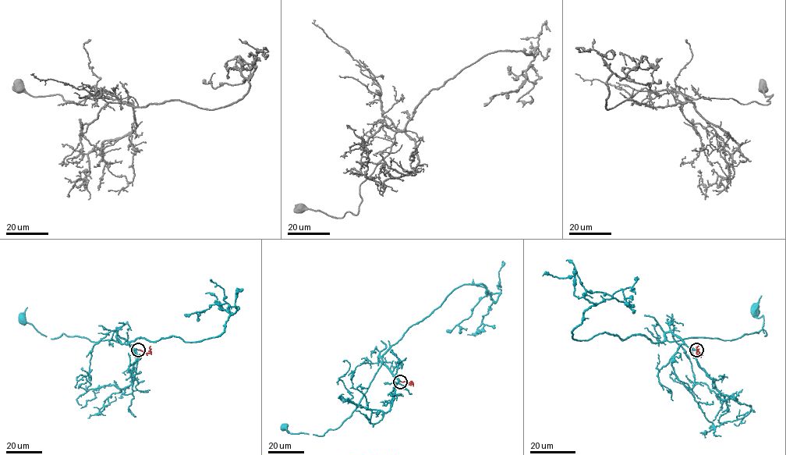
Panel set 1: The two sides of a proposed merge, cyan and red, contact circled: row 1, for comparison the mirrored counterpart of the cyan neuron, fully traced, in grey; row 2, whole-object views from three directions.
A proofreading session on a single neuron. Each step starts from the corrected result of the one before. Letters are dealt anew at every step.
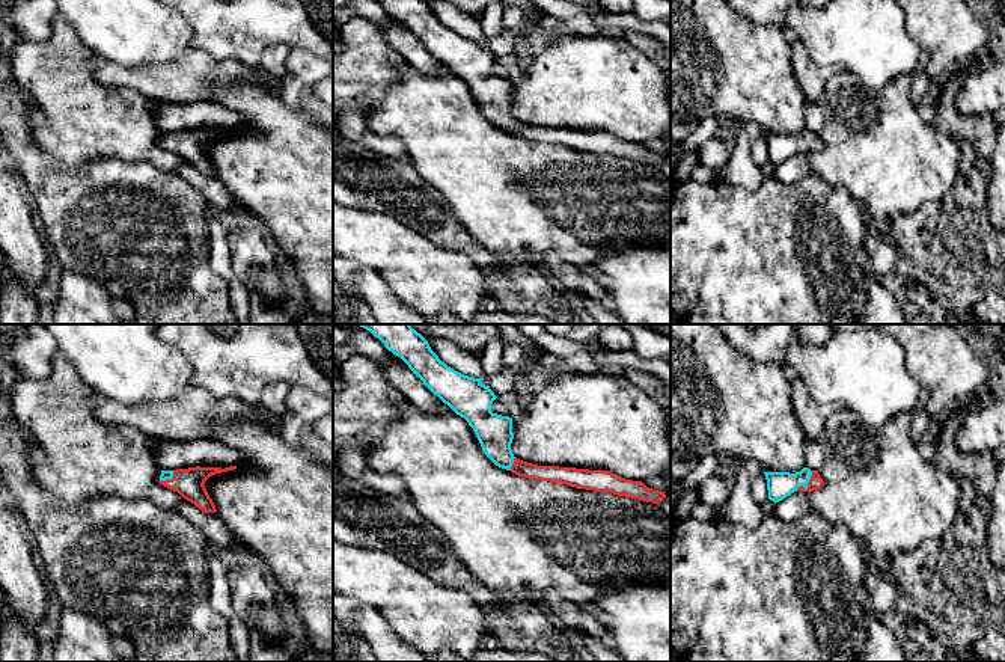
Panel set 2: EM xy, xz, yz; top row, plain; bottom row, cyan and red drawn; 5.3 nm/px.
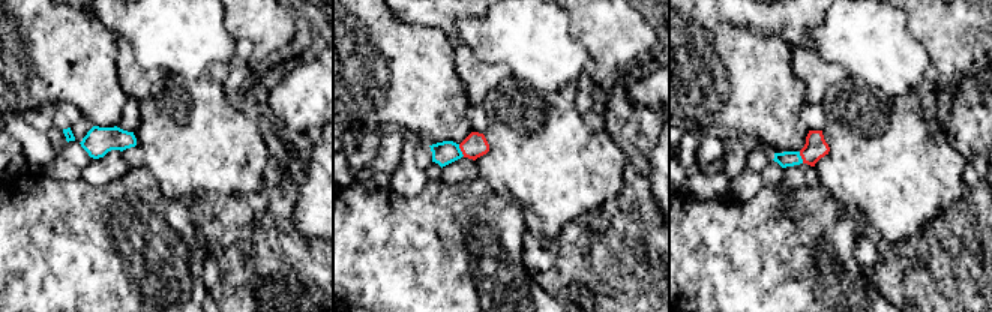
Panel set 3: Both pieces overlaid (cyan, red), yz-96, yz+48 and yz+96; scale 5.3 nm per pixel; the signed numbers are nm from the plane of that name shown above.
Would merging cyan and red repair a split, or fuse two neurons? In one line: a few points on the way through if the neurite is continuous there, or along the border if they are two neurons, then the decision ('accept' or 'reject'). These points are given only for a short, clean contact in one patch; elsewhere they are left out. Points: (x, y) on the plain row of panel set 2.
runs through yz (779, 147), (806, 147), (815, 144); accept

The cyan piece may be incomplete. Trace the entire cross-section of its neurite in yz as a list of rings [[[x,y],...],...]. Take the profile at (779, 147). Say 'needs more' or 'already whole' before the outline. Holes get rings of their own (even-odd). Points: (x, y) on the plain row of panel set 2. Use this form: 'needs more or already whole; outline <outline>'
needs more; outline [[[803,130],[800,134],[764,134],[767,142],[768,161],[774,166],[794,154],[814,154],[823,149],[824,143],[818,133]]]

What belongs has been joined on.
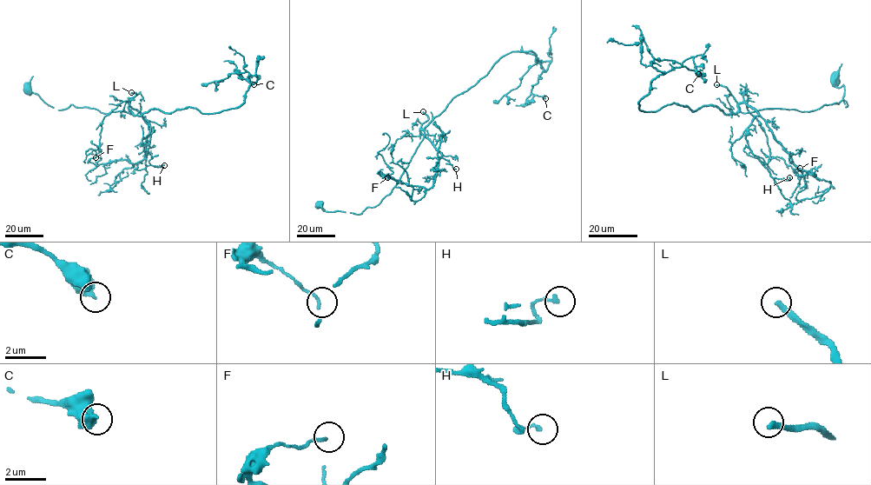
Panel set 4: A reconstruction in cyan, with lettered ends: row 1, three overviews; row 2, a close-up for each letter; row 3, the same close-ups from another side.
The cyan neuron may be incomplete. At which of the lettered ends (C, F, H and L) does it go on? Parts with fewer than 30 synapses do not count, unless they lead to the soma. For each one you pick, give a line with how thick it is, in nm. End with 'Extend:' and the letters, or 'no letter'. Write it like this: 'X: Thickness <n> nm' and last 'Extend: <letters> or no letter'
L: Thickness 280 nm
Extend: L

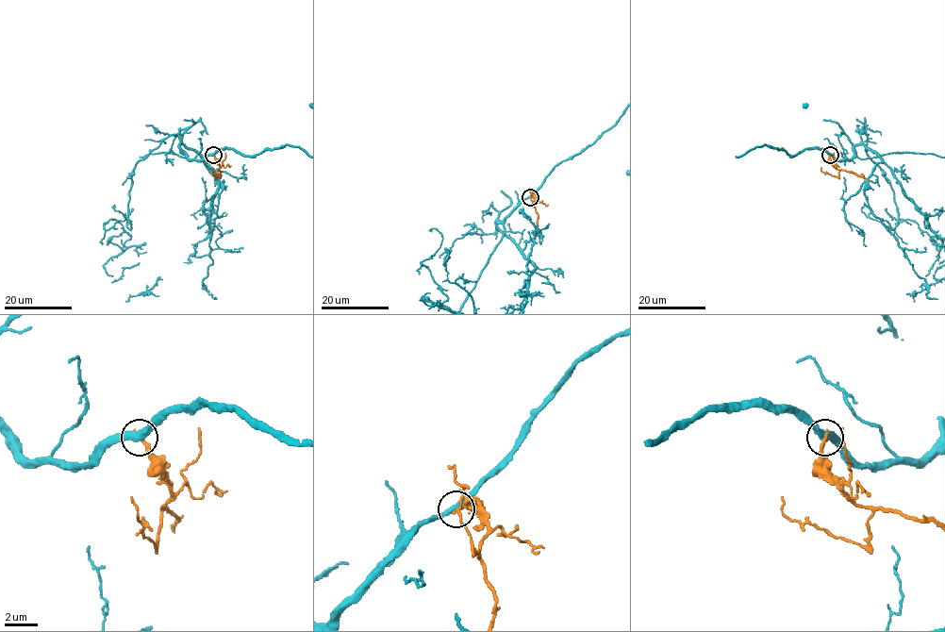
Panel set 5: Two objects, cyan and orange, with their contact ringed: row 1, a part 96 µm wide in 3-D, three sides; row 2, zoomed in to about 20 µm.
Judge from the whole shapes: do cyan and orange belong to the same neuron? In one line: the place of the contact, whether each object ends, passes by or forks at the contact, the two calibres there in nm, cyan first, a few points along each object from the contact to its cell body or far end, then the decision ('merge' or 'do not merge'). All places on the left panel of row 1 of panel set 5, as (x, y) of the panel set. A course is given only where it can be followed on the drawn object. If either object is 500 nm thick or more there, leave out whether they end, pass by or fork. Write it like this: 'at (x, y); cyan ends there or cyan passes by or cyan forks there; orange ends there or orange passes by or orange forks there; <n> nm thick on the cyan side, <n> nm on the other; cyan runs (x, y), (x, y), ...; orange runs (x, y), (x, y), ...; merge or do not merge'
at (213, 155); cyan passes by; orange ends there; 380 nm thick on the cyan side, 260 nm on the other; orange runs (212, 155), (221, 172), (218, 181); do not merge

